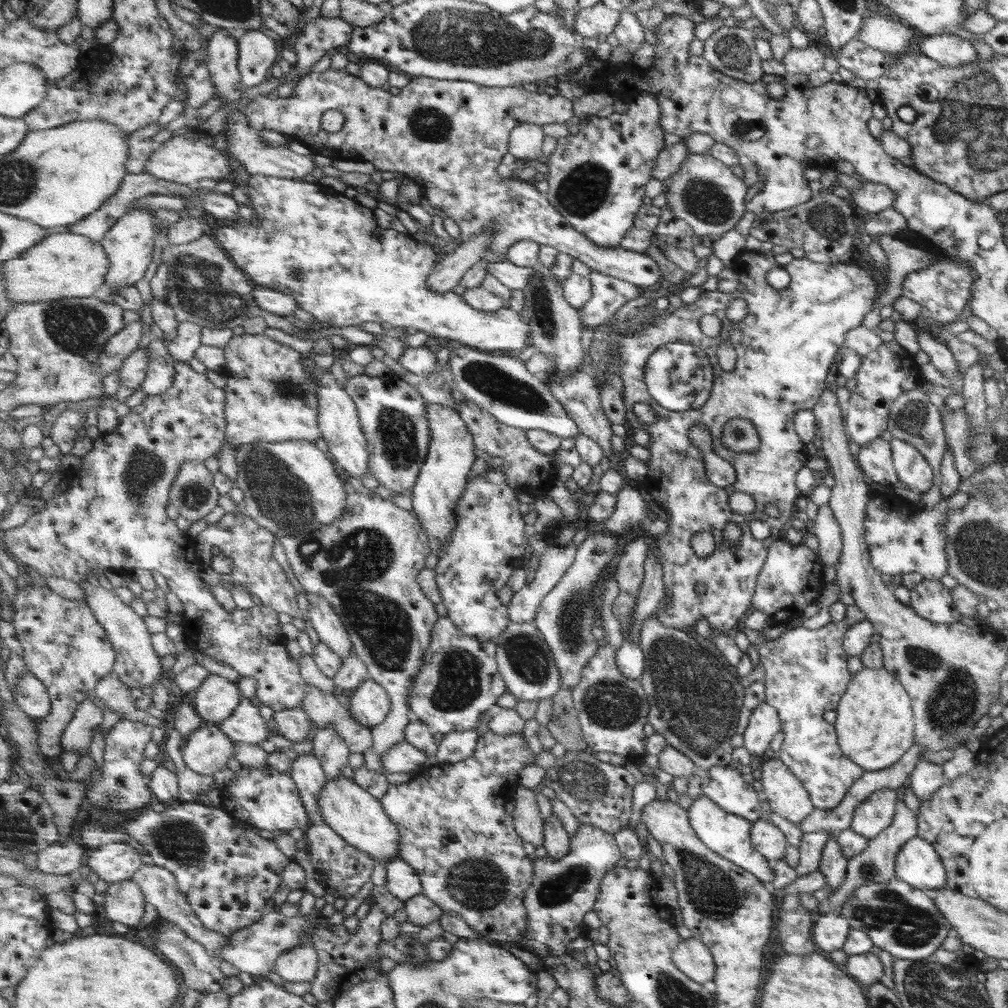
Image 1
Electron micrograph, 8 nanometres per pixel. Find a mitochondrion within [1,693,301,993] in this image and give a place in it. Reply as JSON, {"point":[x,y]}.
{"point":[181,842]}

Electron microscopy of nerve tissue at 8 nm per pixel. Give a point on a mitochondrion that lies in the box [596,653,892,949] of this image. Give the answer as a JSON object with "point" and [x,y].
{"point":[709,890]}

